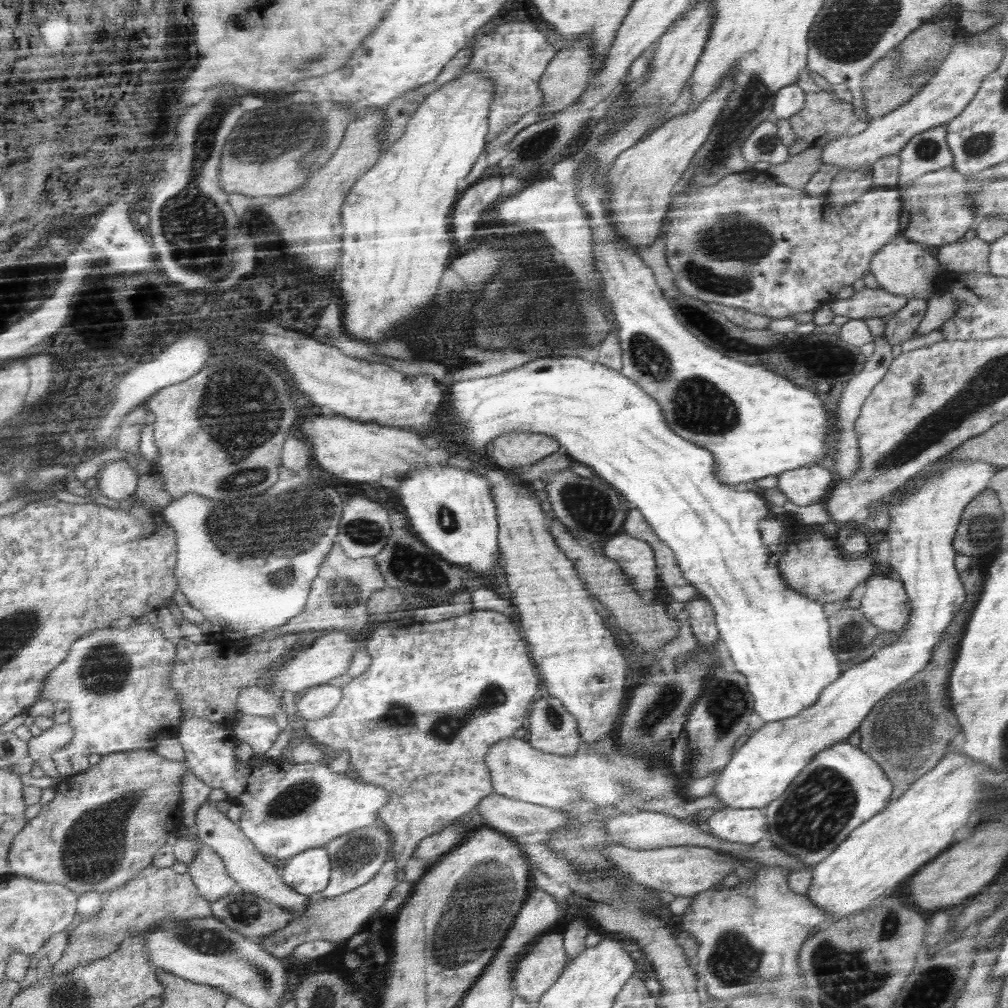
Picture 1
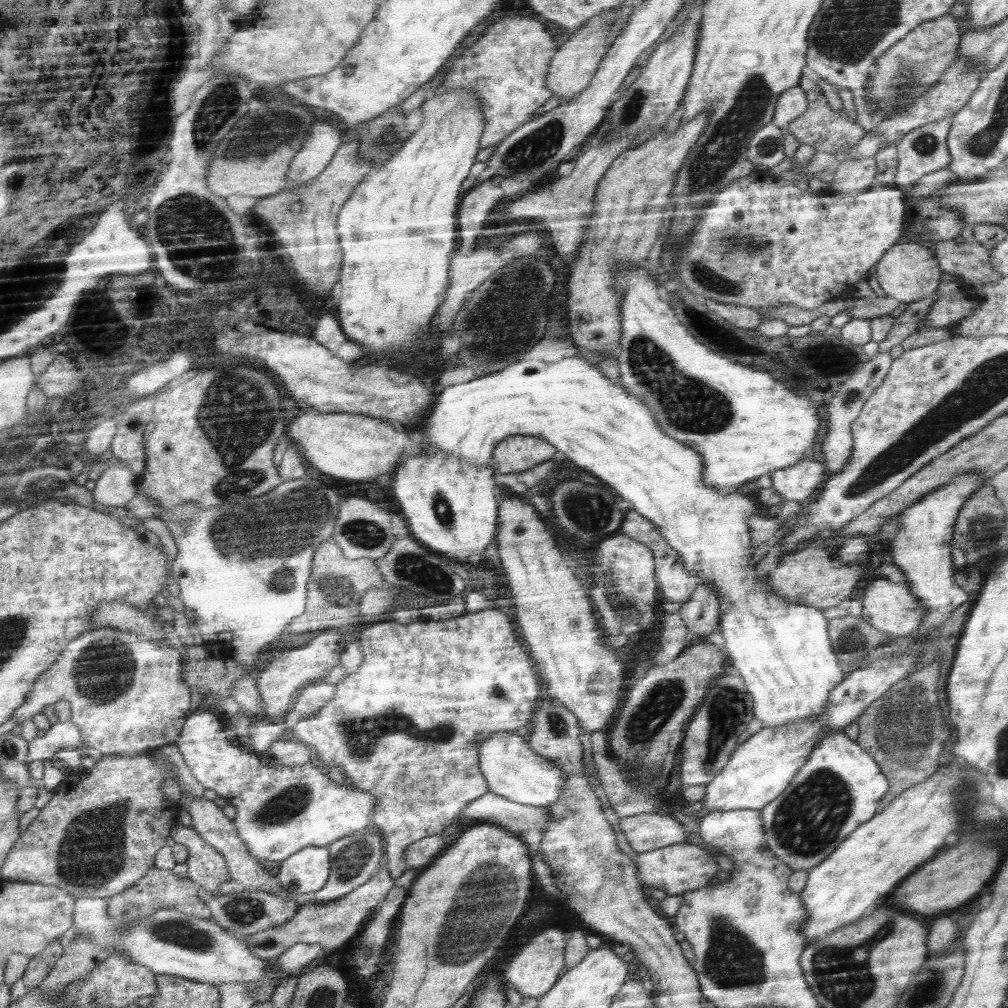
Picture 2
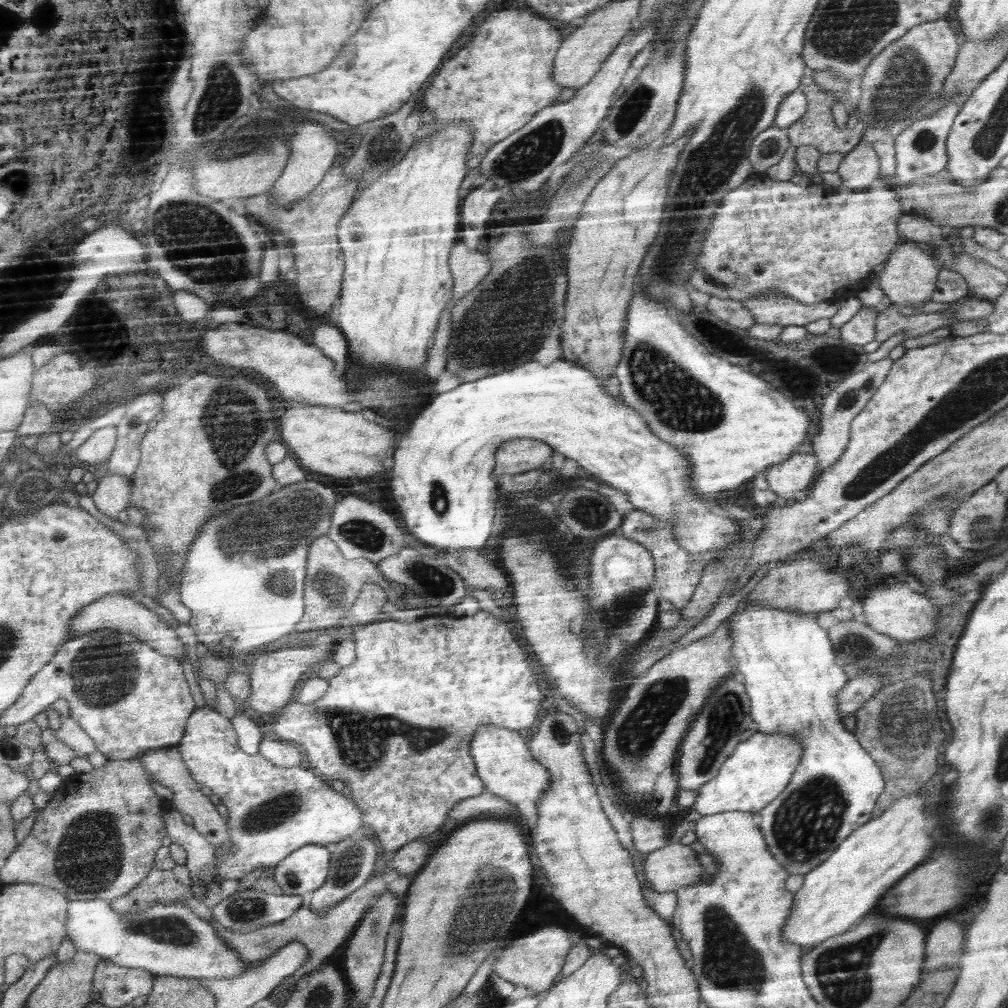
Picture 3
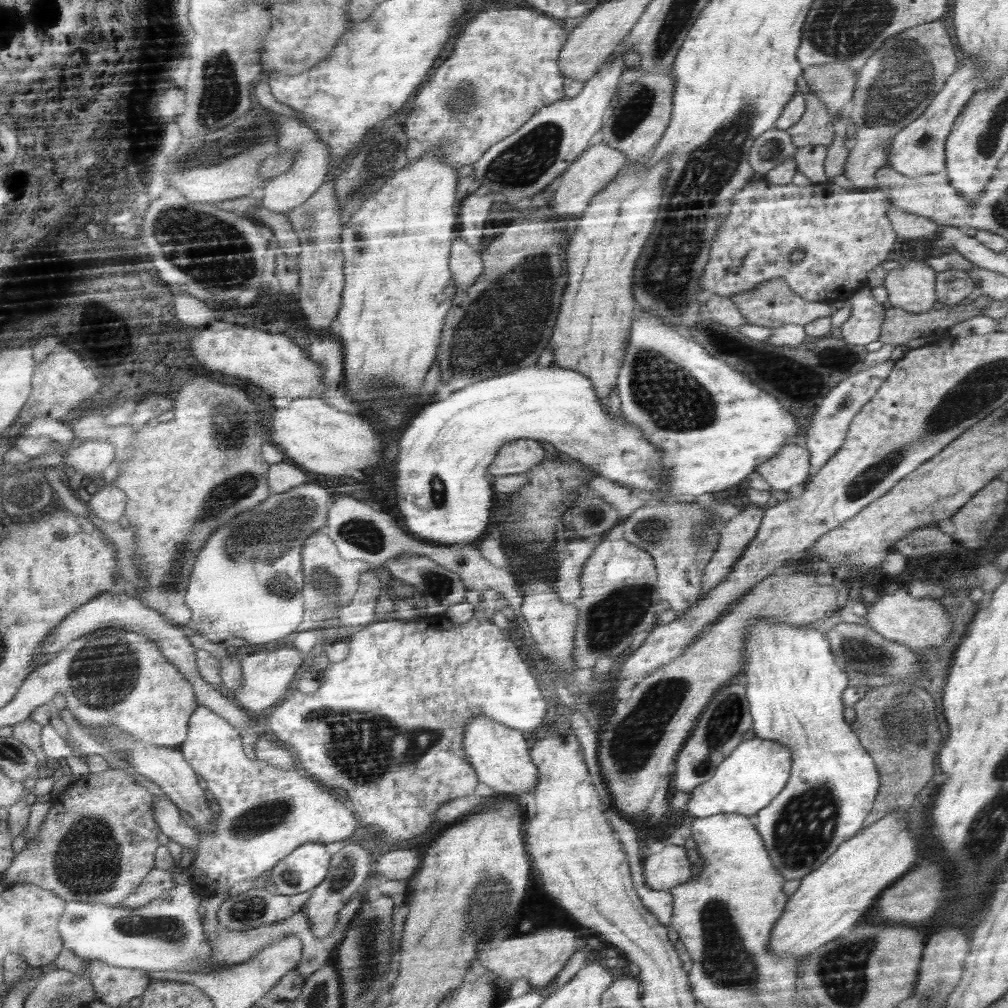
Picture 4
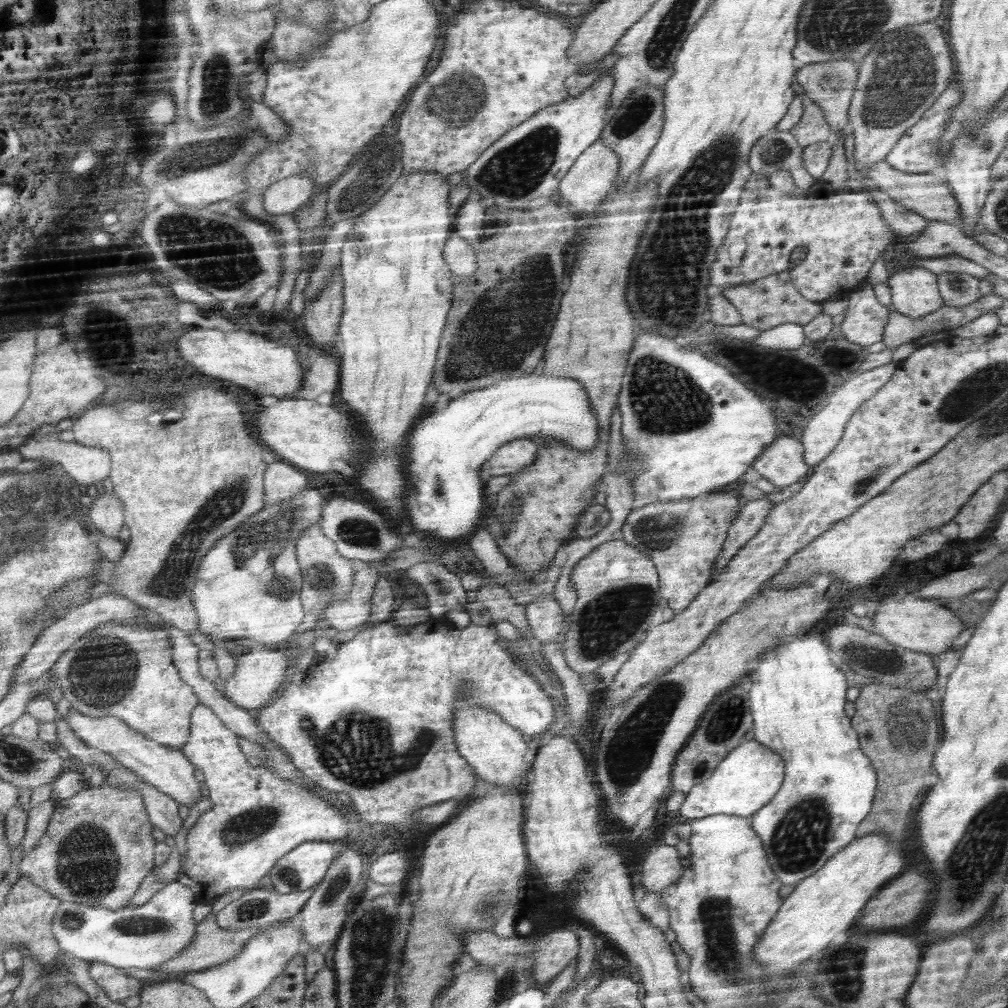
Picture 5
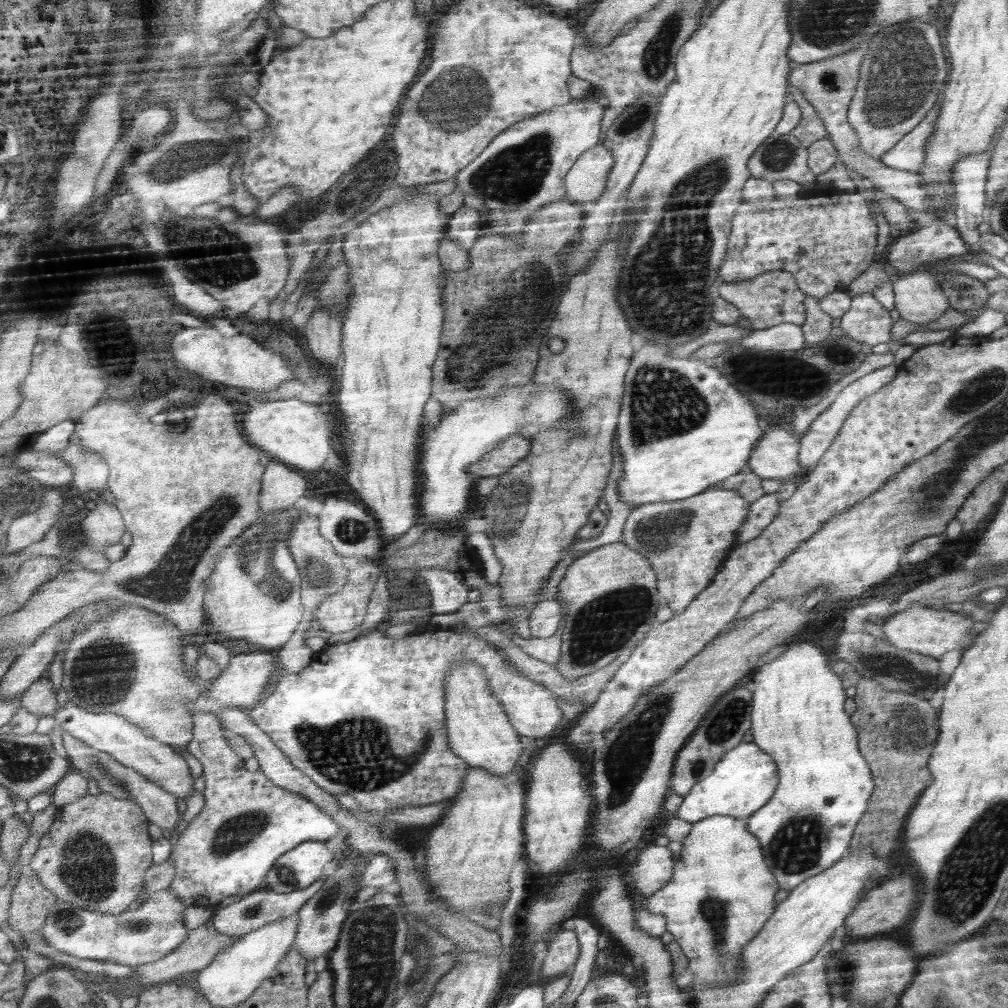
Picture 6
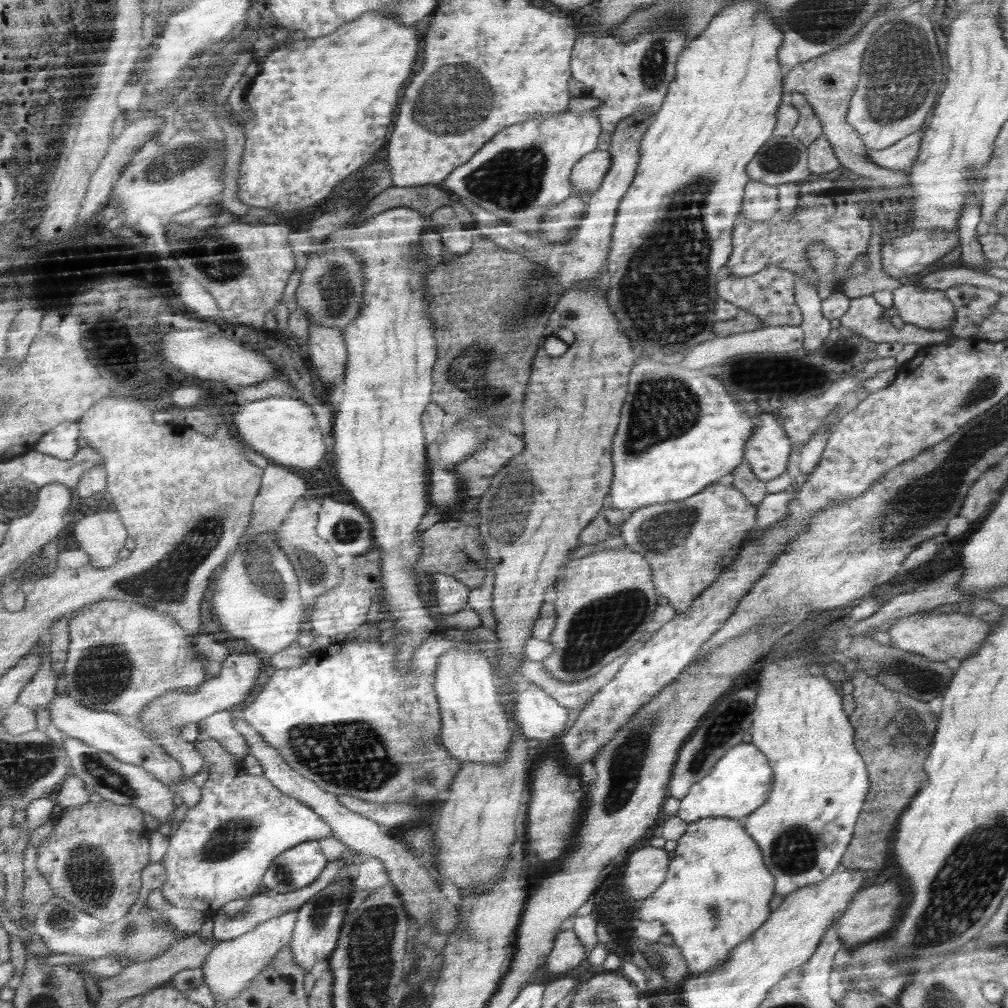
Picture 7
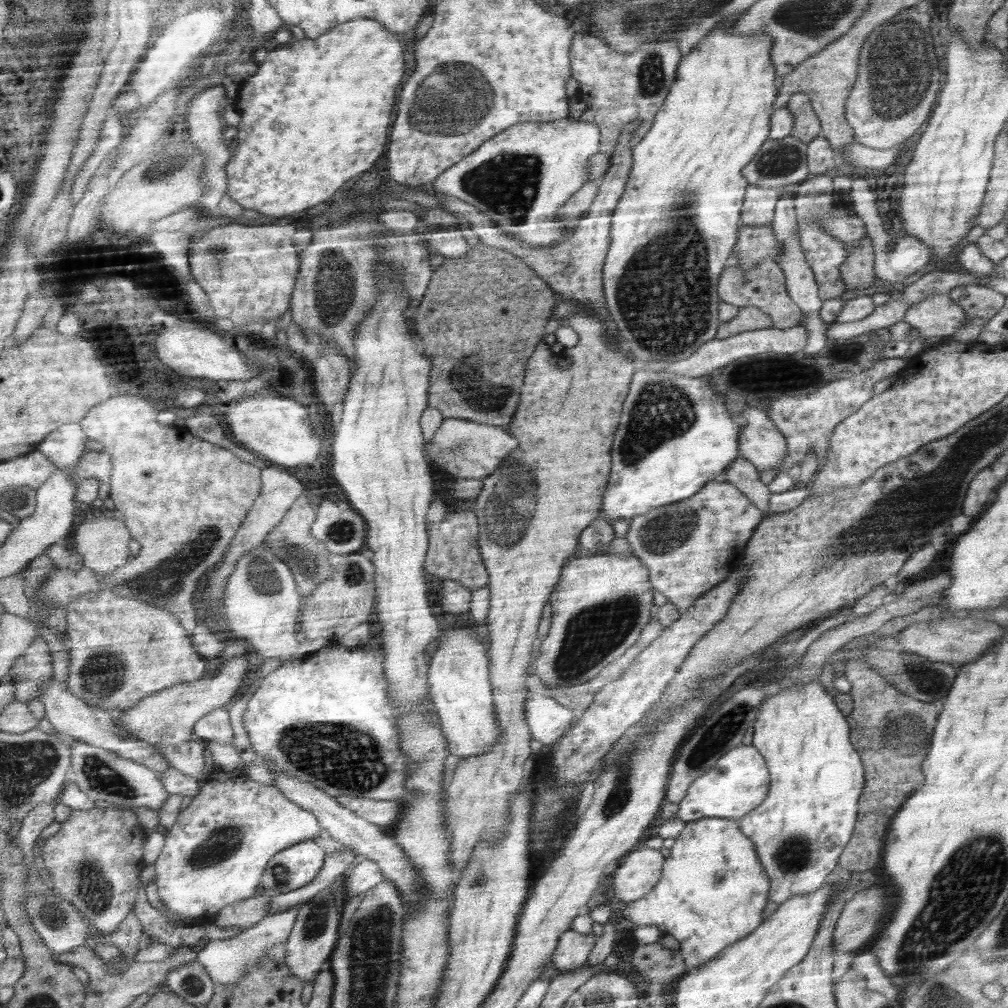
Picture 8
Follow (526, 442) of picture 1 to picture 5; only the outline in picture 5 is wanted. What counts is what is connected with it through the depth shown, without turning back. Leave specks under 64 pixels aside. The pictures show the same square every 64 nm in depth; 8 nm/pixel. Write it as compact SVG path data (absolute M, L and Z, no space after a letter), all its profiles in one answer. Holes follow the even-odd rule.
M518 438L502 445L483 465L485 480L500 475L510 475L530 466L539 457L539 446L526 438Z

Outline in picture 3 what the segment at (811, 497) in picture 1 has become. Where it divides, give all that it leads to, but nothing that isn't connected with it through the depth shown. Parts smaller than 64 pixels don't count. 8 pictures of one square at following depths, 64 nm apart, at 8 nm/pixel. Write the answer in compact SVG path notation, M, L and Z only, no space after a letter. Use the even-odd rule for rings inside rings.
M809 451L792 454L787 461L770 466L765 470L769 489L786 499L792 499L802 492L810 492L816 480L818 459Z

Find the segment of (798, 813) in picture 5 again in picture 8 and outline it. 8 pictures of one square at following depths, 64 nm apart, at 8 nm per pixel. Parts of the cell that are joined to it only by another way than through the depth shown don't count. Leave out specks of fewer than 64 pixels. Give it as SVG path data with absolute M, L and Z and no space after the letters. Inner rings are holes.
M787 673L777 684L778 692L764 698L752 728L752 745L770 768L770 789L762 805L737 821L743 833L755 842L760 862L771 878L770 900L782 905L800 893L816 892L836 868L856 826L865 767L852 746L851 726L844 714L840 714L835 697L817 679L799 686L791 684Z

